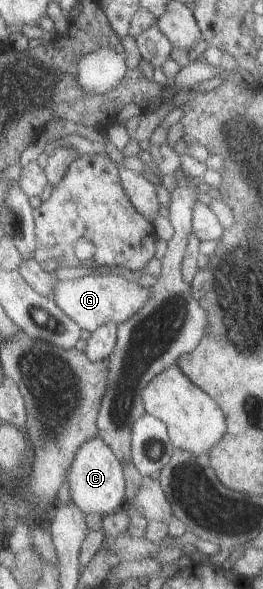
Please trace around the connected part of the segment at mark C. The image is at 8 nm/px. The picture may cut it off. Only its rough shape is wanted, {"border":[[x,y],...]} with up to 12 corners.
{"border":[[98,436],[74,452],[68,497],[84,516],[125,507],[120,461]]}

